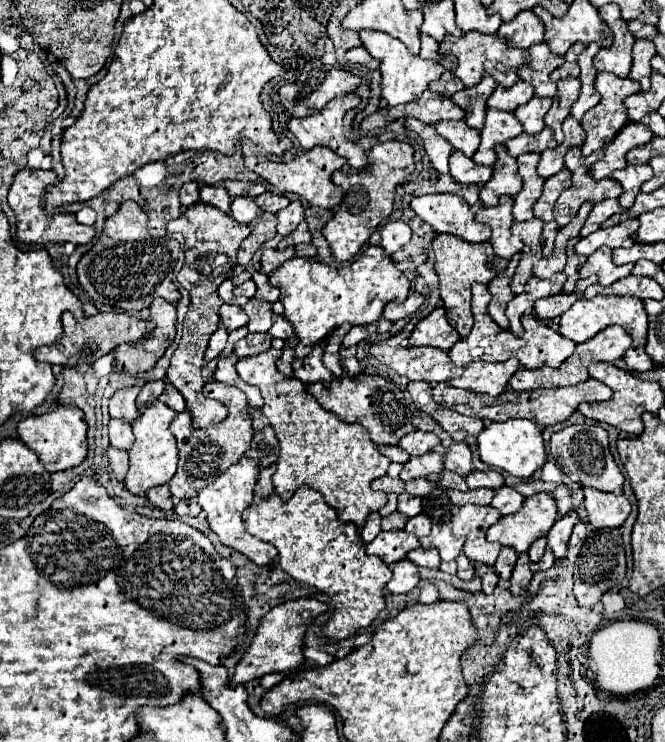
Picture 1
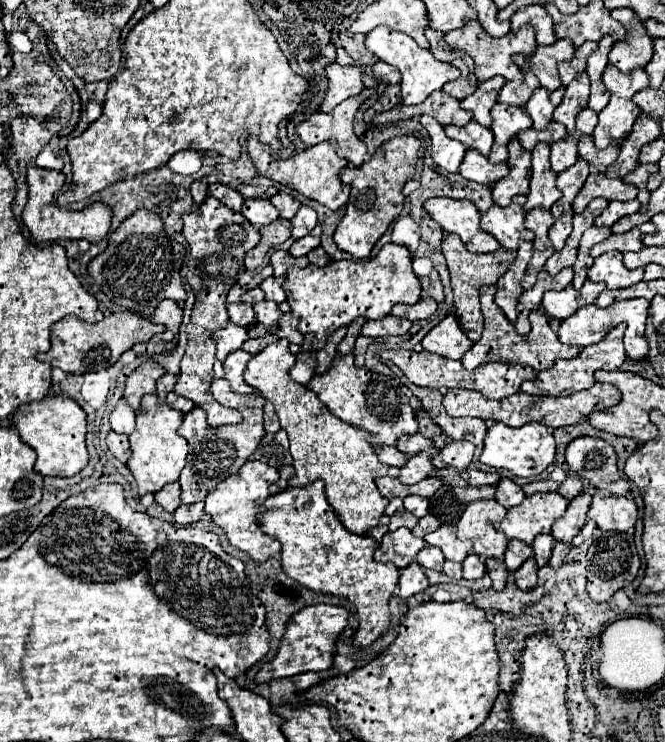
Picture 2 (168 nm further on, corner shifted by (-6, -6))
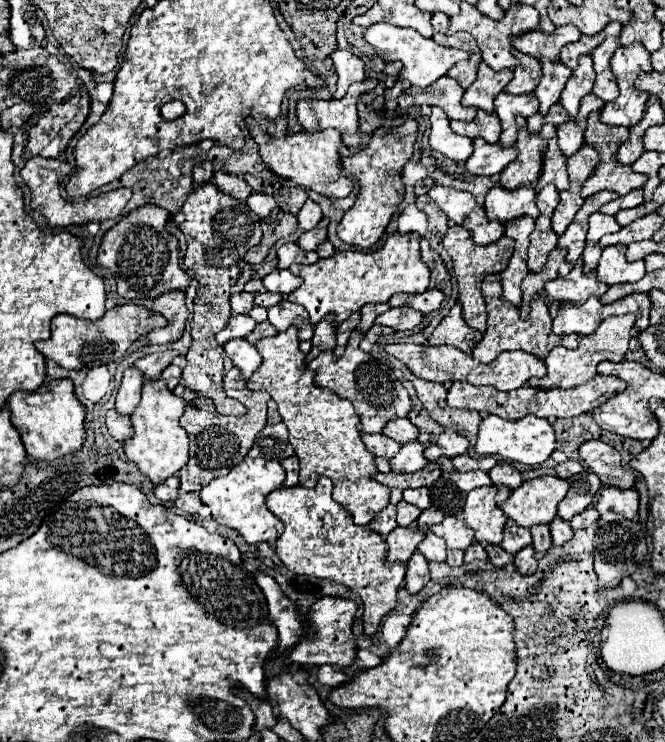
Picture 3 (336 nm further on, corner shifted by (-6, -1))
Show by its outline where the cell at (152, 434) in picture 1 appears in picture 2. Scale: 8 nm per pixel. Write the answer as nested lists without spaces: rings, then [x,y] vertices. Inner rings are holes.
[[[157,395],[143,397],[143,409],[141,413],[137,413],[137,429],[129,435],[133,455],[127,461],[127,467],[135,477],[139,497],[143,497],[145,493],[157,493],[165,485],[175,483],[179,479],[179,473],[185,467],[185,457],[189,451],[187,441],[181,435],[177,435],[177,427],[181,423],[183,413],[167,407],[165,403],[159,403]]]

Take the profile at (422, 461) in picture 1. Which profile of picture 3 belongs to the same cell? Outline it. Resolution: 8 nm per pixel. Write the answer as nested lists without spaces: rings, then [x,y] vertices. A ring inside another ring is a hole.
[[[407,442],[401,446],[401,450],[389,460],[393,472],[417,472],[421,470],[427,460],[423,456],[425,446],[421,442]]]

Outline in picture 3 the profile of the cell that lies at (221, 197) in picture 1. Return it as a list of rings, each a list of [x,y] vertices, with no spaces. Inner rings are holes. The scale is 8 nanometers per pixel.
[[[215,172],[213,182],[215,182],[215,186],[217,186],[221,192],[225,192],[225,194],[229,194],[229,196],[233,196],[233,198],[239,198],[239,200],[245,200],[245,198],[253,192],[253,190],[249,188],[249,184],[245,182],[243,176],[225,174],[225,172]]]

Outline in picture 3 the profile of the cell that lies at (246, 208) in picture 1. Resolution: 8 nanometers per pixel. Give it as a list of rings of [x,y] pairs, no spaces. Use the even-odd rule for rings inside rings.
[[[253,192],[253,194],[247,198],[247,204],[249,204],[249,208],[251,208],[257,216],[261,216],[261,218],[267,218],[267,216],[279,212],[279,206],[277,206],[275,198],[269,196],[269,194],[257,194],[257,192]]]

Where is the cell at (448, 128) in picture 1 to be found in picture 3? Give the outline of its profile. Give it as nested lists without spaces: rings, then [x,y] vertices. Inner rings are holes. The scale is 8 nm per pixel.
[[[477,110],[475,120],[471,122],[455,122],[451,120],[451,128],[457,134],[465,134],[467,138],[485,138],[487,142],[497,142],[501,134],[501,124],[495,114],[487,114]]]

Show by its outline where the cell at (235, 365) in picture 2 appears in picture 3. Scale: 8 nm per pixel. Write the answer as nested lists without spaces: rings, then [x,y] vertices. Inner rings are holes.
[[[233,338],[223,348],[225,348],[225,354],[233,360],[233,364],[241,368],[243,376],[249,380],[249,376],[261,364],[261,354],[257,352],[257,348],[249,344],[245,338]]]

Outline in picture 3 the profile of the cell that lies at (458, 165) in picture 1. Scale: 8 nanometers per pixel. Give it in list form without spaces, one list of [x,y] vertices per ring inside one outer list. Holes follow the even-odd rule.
[[[475,138],[473,142],[475,142],[475,152],[465,162],[465,166],[471,174],[497,176],[511,160],[517,158],[517,148],[515,146],[503,148],[499,142],[489,144],[483,138]]]

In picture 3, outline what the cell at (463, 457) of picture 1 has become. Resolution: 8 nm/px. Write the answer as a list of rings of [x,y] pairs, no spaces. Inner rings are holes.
[[[445,430],[443,434],[435,436],[429,446],[425,448],[425,458],[427,460],[435,460],[439,456],[447,456],[447,458],[453,458],[453,456],[459,456],[459,454],[465,454],[467,452],[467,446],[469,442],[453,432],[453,430]]]

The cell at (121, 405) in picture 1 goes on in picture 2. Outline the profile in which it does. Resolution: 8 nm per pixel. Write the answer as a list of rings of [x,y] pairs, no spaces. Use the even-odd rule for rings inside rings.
[[[145,361],[141,367],[137,367],[129,379],[127,379],[127,387],[125,387],[125,395],[123,399],[127,401],[127,405],[137,413],[141,411],[141,399],[147,393],[155,393],[155,383],[157,379],[163,375],[163,367],[159,367],[153,361]]]

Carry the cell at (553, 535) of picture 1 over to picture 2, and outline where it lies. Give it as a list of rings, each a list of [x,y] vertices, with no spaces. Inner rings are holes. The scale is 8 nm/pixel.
[[[587,491],[579,493],[567,507],[565,515],[561,519],[555,521],[553,525],[553,539],[555,541],[561,541],[561,543],[571,543],[571,539],[581,531],[581,527],[585,525],[587,521],[587,509],[589,509],[589,501],[591,501],[591,495]]]

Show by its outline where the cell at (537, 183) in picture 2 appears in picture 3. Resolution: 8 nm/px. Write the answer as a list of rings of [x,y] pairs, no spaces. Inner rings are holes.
[[[545,124],[541,128],[541,136],[547,138],[547,152],[537,190],[541,190],[545,184],[555,184],[557,190],[563,192],[569,188],[569,176],[567,176],[567,158],[561,154],[557,144],[557,126]]]

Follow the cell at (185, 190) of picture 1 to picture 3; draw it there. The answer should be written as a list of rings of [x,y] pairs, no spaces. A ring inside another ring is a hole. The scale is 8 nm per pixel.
[[[201,162],[199,166],[193,168],[193,182],[195,184],[205,184],[205,182],[211,182],[213,180],[213,168],[211,168],[211,162]]]

